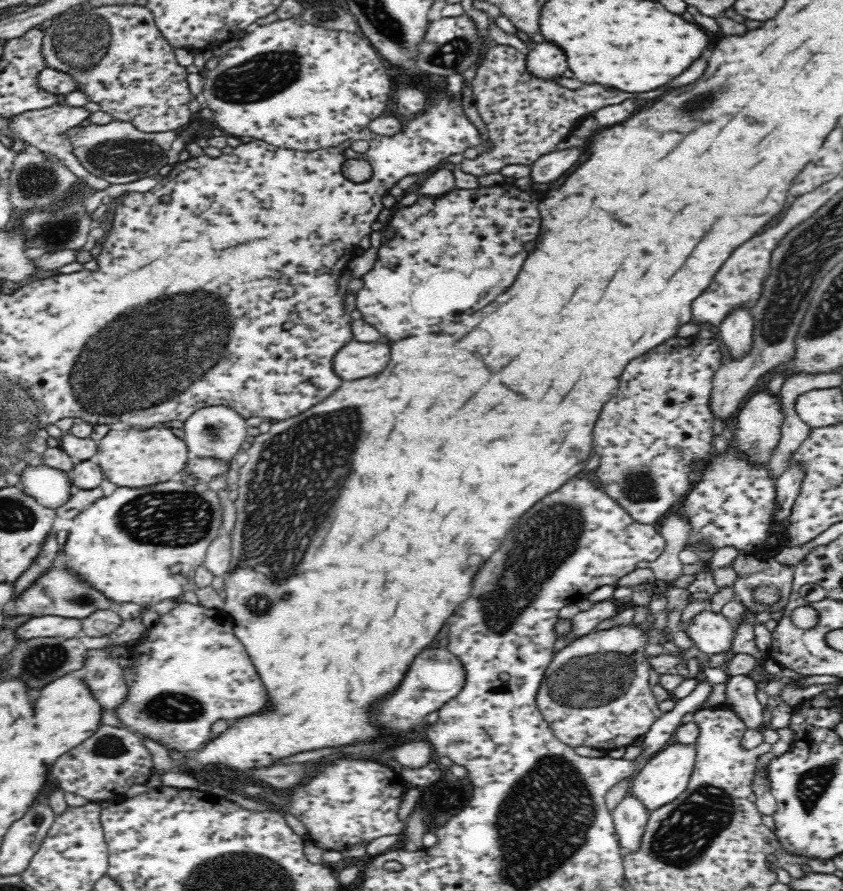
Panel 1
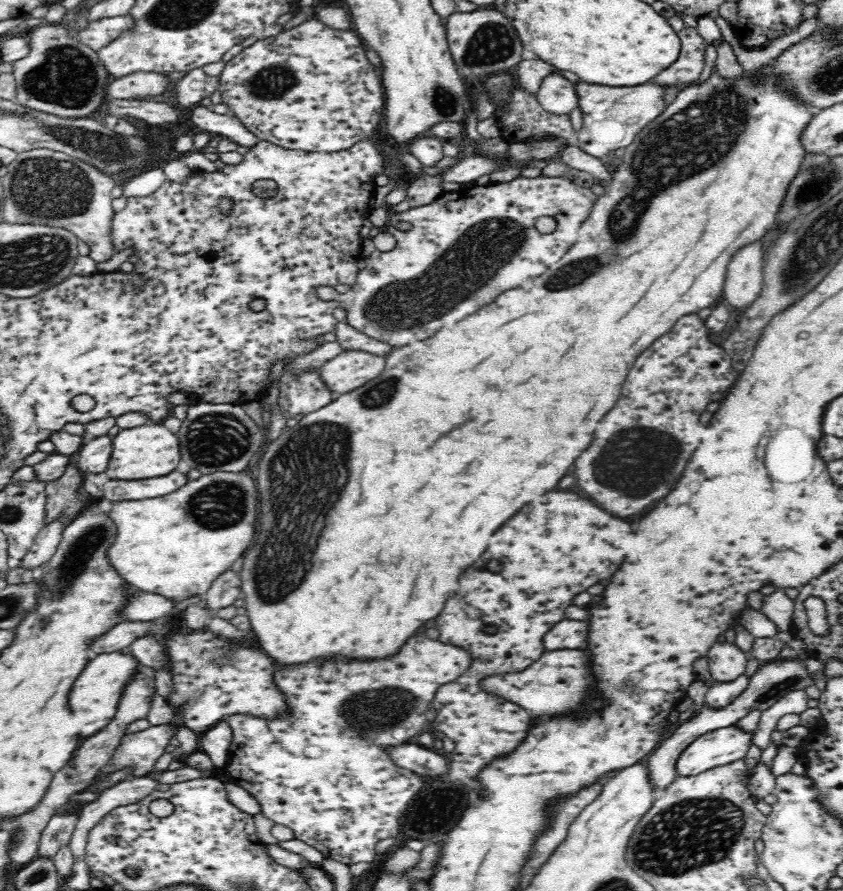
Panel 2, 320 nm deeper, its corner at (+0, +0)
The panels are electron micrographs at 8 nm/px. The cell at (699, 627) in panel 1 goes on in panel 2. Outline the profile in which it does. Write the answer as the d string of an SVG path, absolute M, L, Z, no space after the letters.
M714 644L707 653L711 678L718 683L734 682L744 675L749 656L735 644Z

